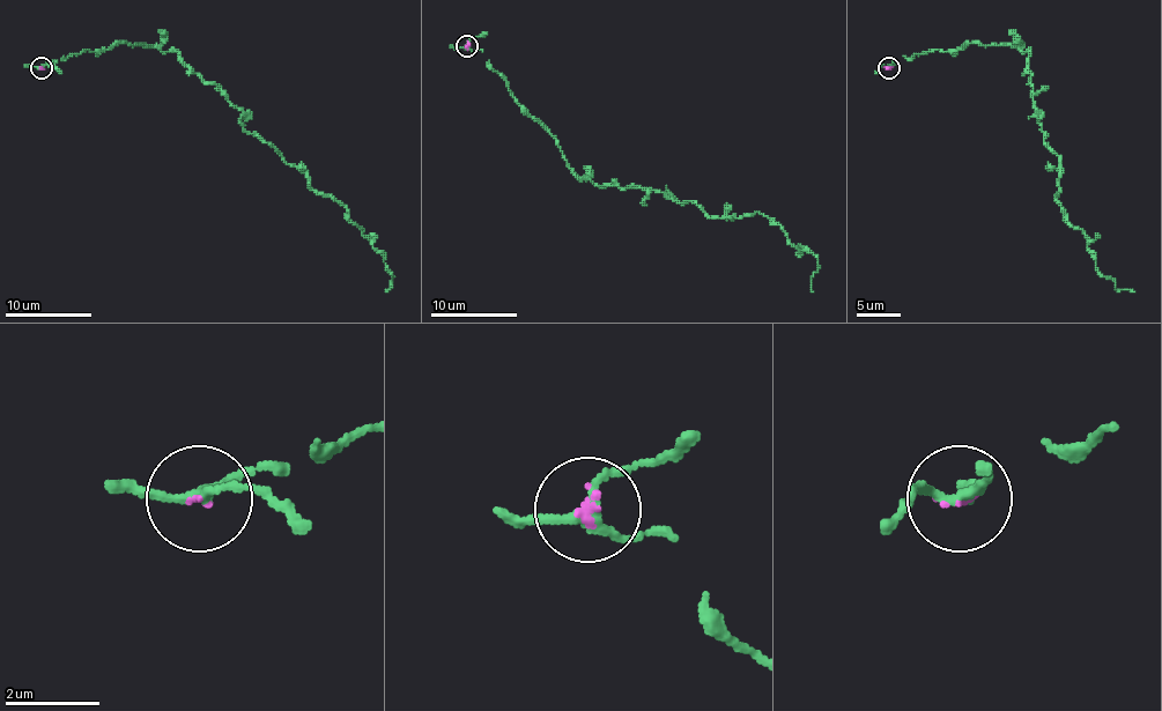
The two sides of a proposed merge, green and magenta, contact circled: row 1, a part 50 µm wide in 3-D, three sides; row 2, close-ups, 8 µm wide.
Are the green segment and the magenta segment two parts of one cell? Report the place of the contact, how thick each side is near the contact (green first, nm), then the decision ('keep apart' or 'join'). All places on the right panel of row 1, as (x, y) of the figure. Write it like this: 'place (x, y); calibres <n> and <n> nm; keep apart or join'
place (888, 67); calibres 190 and 120 nm; join

